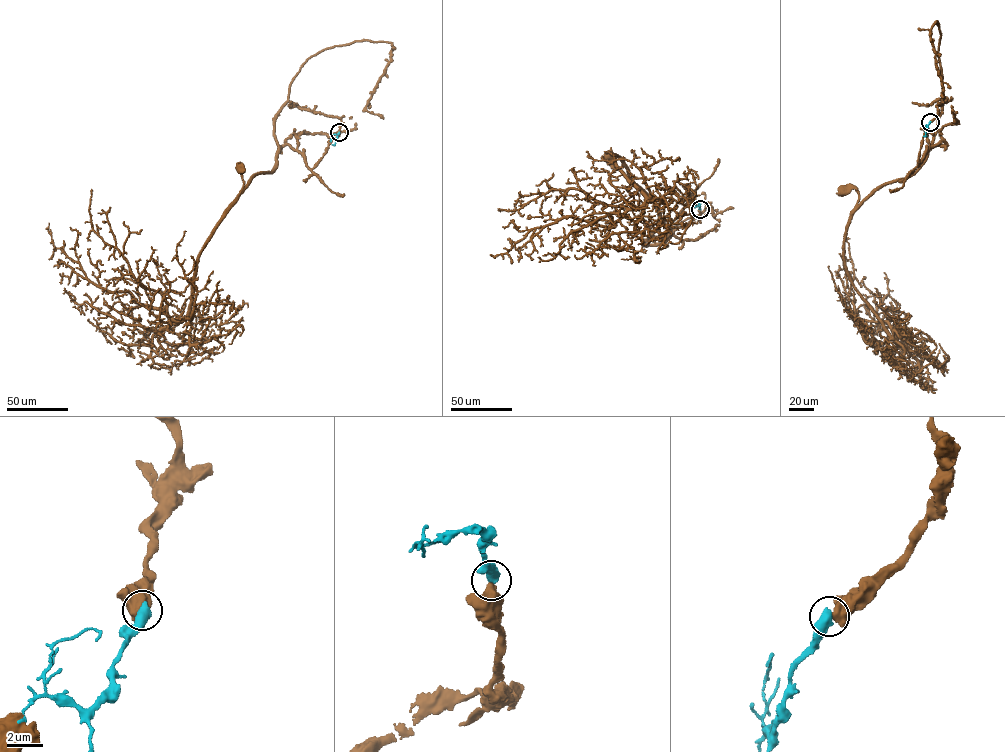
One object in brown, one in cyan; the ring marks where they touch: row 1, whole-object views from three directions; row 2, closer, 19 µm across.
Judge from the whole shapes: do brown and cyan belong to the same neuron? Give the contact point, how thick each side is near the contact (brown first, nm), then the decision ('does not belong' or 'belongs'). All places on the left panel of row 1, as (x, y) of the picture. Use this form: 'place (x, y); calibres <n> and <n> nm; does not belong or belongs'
place (339, 132); calibres 550 and 600 nm; does not belong

